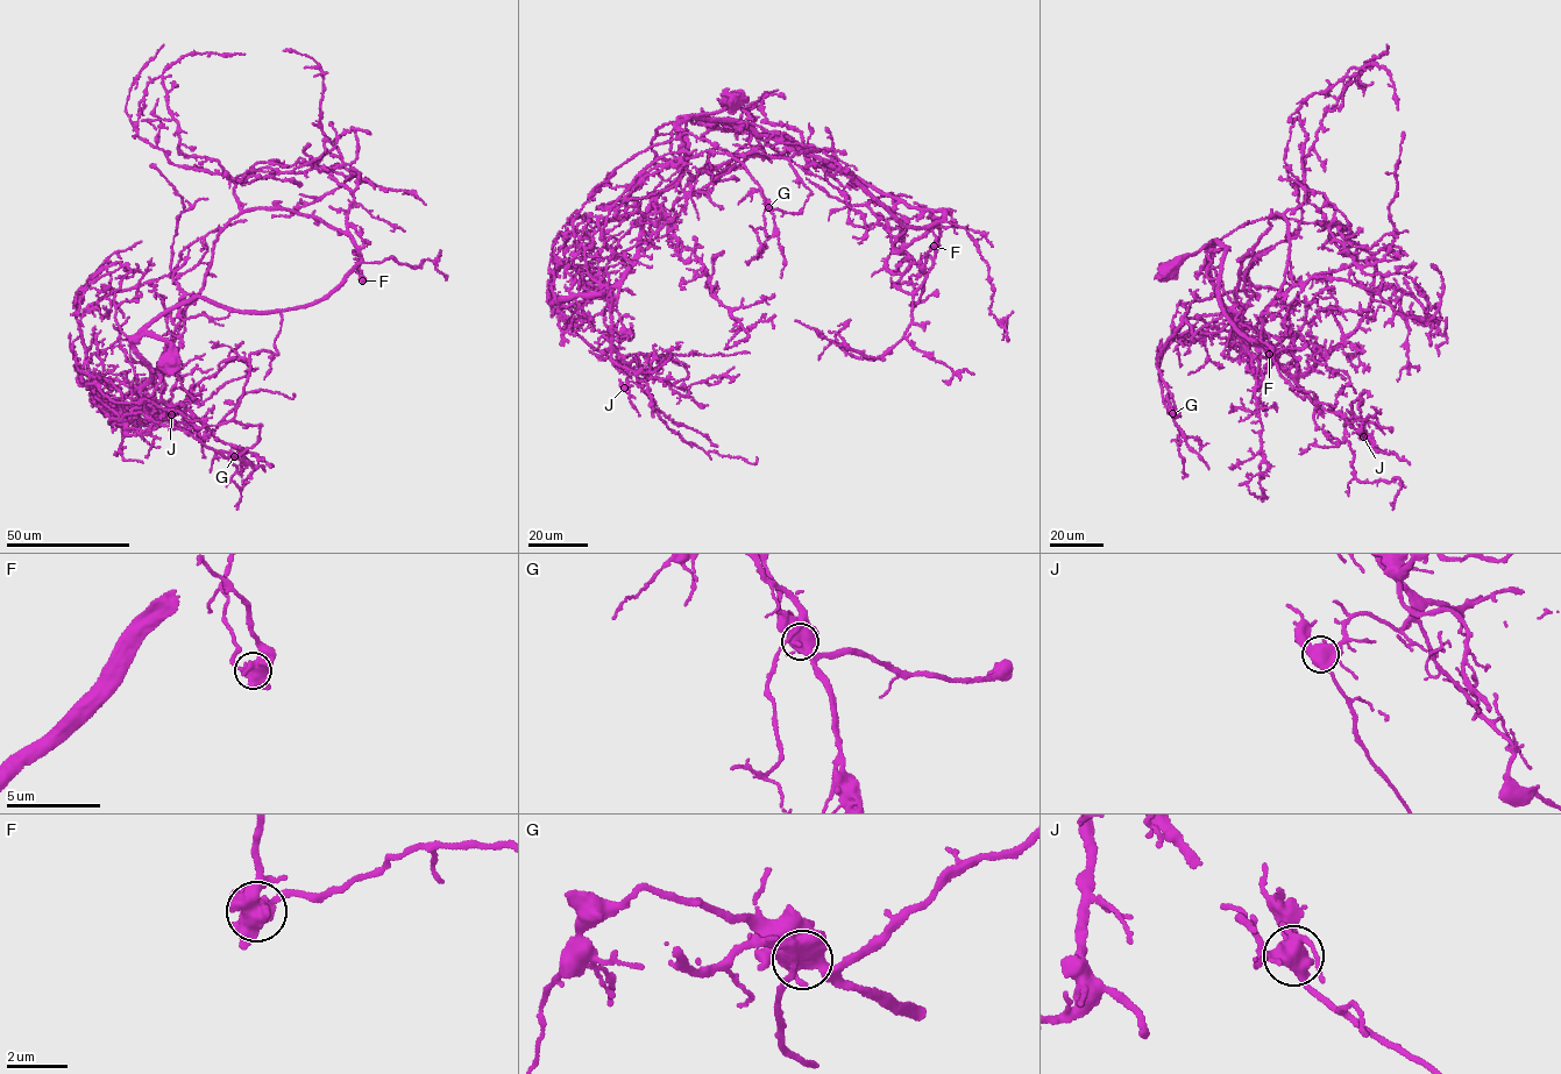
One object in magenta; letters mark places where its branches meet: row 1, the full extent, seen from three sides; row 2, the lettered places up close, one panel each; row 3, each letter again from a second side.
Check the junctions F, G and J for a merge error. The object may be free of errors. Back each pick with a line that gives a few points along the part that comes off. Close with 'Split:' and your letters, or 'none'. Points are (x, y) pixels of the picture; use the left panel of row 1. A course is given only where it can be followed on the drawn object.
Split: none

